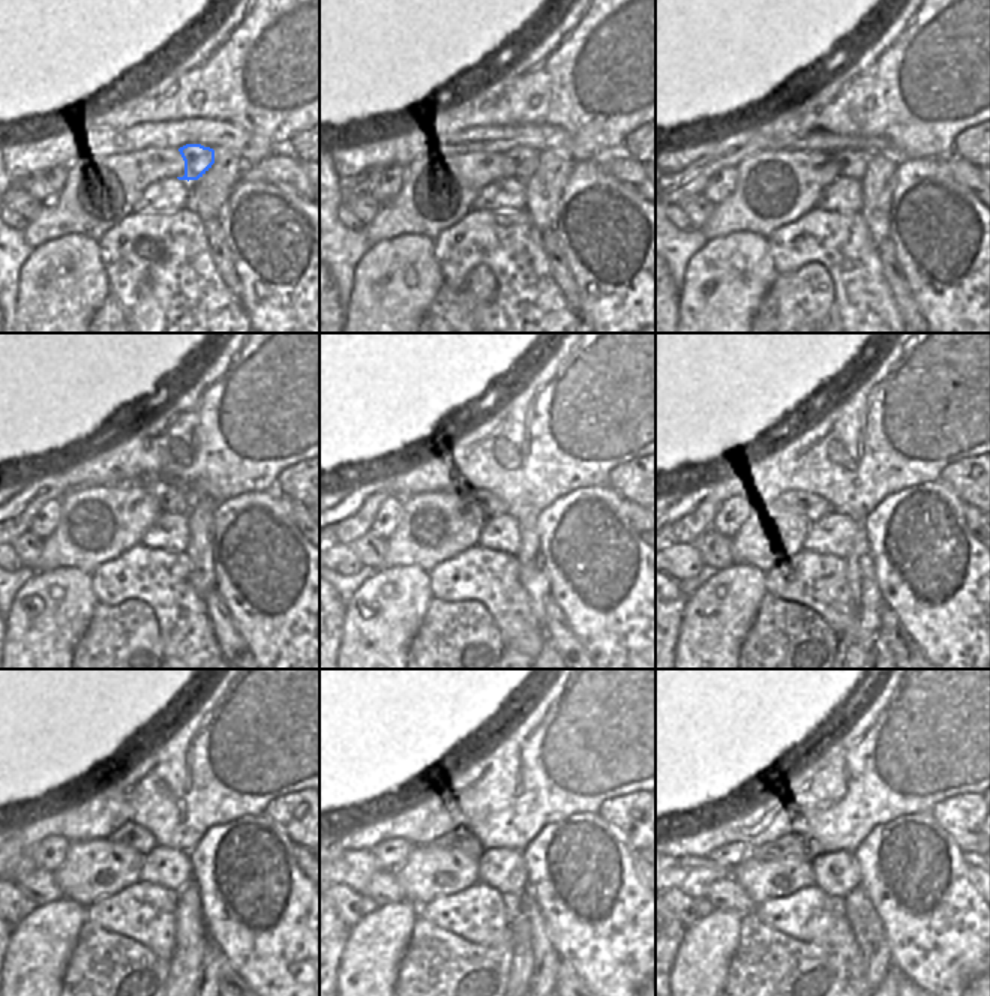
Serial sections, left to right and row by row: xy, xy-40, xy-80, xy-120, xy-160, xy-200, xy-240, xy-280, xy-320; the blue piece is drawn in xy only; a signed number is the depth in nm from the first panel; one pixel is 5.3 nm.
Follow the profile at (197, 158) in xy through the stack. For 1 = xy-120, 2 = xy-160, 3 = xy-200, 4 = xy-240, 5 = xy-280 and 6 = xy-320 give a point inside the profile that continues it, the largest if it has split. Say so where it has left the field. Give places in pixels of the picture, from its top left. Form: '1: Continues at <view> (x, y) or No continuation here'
1: Continues at xy-120 (173, 500)
2: Continues at xy-160 (491, 507)
3: Continues at xy-200 (813, 506)
4: Continues at xy-240 (138, 839)
5: Continues at xy-280 (461, 839)
6: Continues at xy-320 (801, 845)

